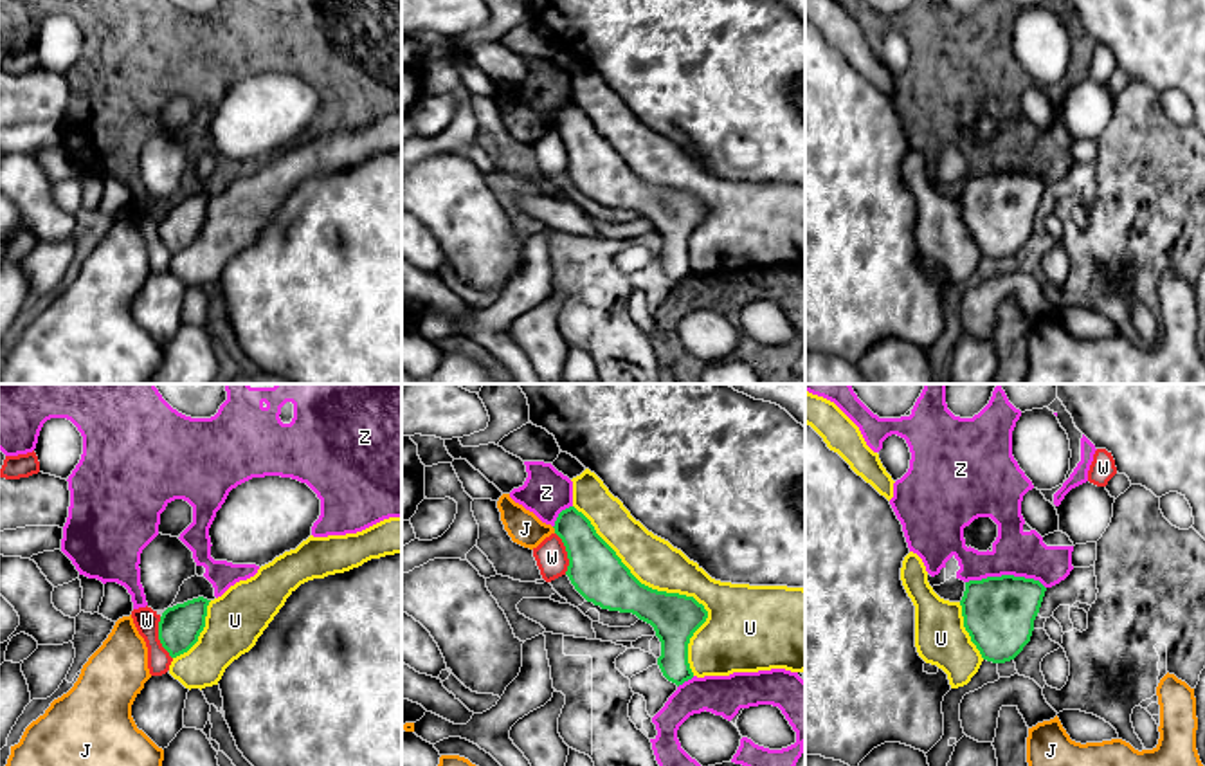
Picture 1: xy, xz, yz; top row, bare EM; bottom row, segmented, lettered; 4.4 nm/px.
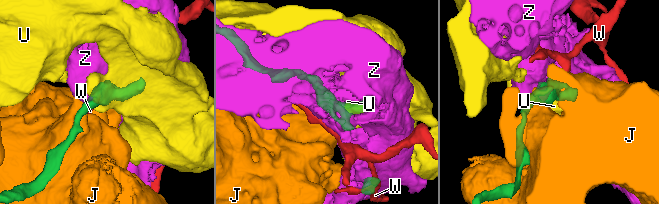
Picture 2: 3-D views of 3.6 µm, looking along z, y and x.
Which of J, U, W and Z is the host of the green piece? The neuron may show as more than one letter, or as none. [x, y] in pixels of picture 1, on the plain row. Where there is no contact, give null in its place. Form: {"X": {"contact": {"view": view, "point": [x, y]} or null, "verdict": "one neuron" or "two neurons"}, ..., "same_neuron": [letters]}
{"J": {"contact": {"view": "xz", "point": [555, 127]}, "verdict": "two neurons"}, "U": {"contact": {"view": "xz", "point": [669, 190]}, "verdict": "one neuron"}, "W": {"contact": {"view": "xy", "point": [159, 235]}, "verdict": "two neurons"}, "Z": {"contact": {"view": "yz", "point": [1005, 172]}, "verdict": "two neurons"}, "same_neuron": ["U"]}

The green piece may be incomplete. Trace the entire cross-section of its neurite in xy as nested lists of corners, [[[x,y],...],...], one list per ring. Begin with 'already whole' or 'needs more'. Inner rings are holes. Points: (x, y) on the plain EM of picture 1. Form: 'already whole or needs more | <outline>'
needs more | [[[402,114],[357,130],[310,132],[222,193],[168,204],[159,218],[159,236],[173,254],[169,270],[189,287],[218,281],[225,265],[256,242],[301,180],[394,150],[402,150]]]

